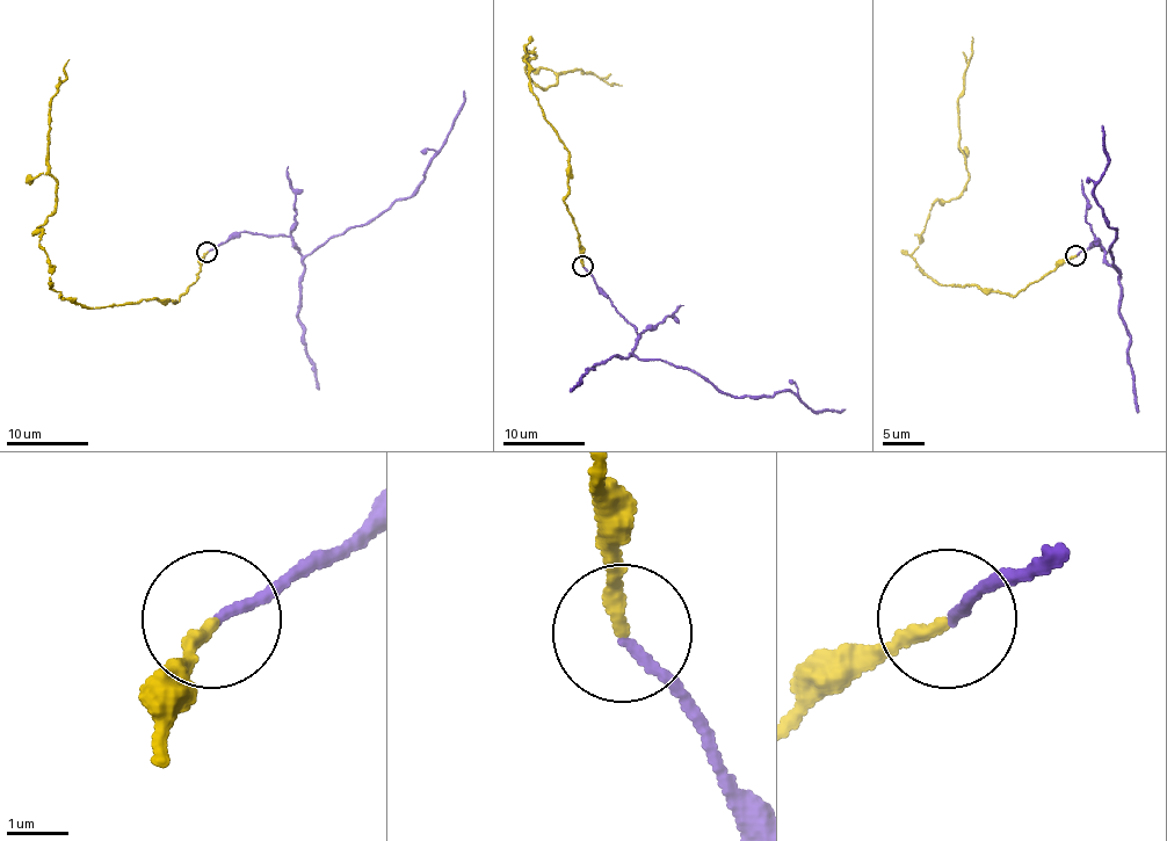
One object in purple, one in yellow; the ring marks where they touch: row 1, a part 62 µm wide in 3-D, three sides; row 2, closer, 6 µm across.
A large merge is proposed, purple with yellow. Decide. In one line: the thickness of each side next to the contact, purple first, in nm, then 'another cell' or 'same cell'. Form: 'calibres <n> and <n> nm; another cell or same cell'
calibres 140 and 200 nm; same cell

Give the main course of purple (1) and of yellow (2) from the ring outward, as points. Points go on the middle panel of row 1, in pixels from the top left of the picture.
1: (582, 267), (637, 331), (633, 353), (645, 360), (681, 365), (732, 397), (788, 391), (816, 412), (845, 408)
2: (582, 266), (565, 202), (568, 151), (531, 87), (526, 45), (526, 73), (541, 88), (584, 70), (622, 85)

